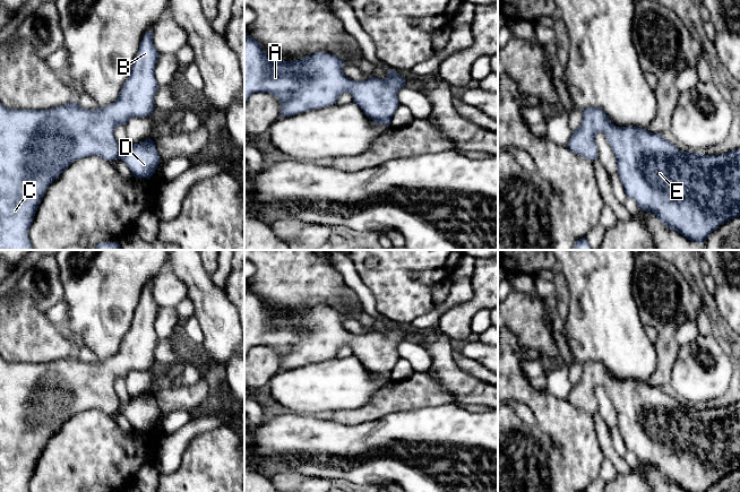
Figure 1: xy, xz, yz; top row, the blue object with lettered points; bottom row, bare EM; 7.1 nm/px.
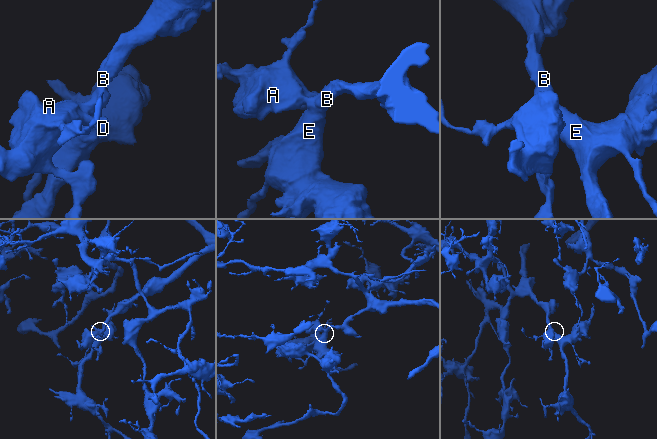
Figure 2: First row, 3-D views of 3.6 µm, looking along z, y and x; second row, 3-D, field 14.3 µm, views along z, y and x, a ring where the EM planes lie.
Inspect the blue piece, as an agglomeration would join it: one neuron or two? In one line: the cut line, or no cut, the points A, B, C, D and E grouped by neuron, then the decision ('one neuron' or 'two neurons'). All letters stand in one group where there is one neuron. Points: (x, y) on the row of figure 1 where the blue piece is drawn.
no cut | A B C D E | one neuron

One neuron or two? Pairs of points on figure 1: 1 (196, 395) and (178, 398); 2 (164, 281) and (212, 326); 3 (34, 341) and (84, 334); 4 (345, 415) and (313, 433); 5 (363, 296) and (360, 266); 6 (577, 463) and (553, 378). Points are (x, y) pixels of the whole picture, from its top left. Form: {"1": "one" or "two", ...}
{"1": "one", "2": "two", "3": "two", "4": "two", "5": "two", "6": "two"}

